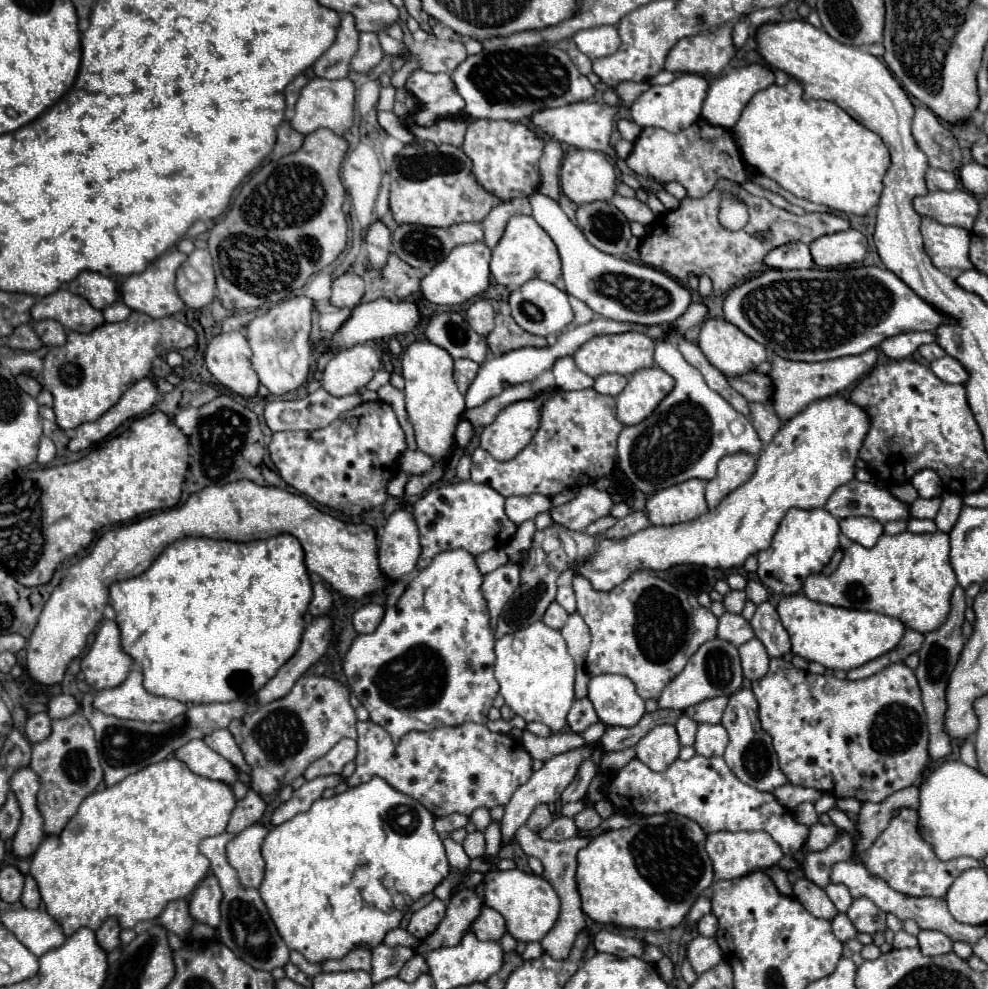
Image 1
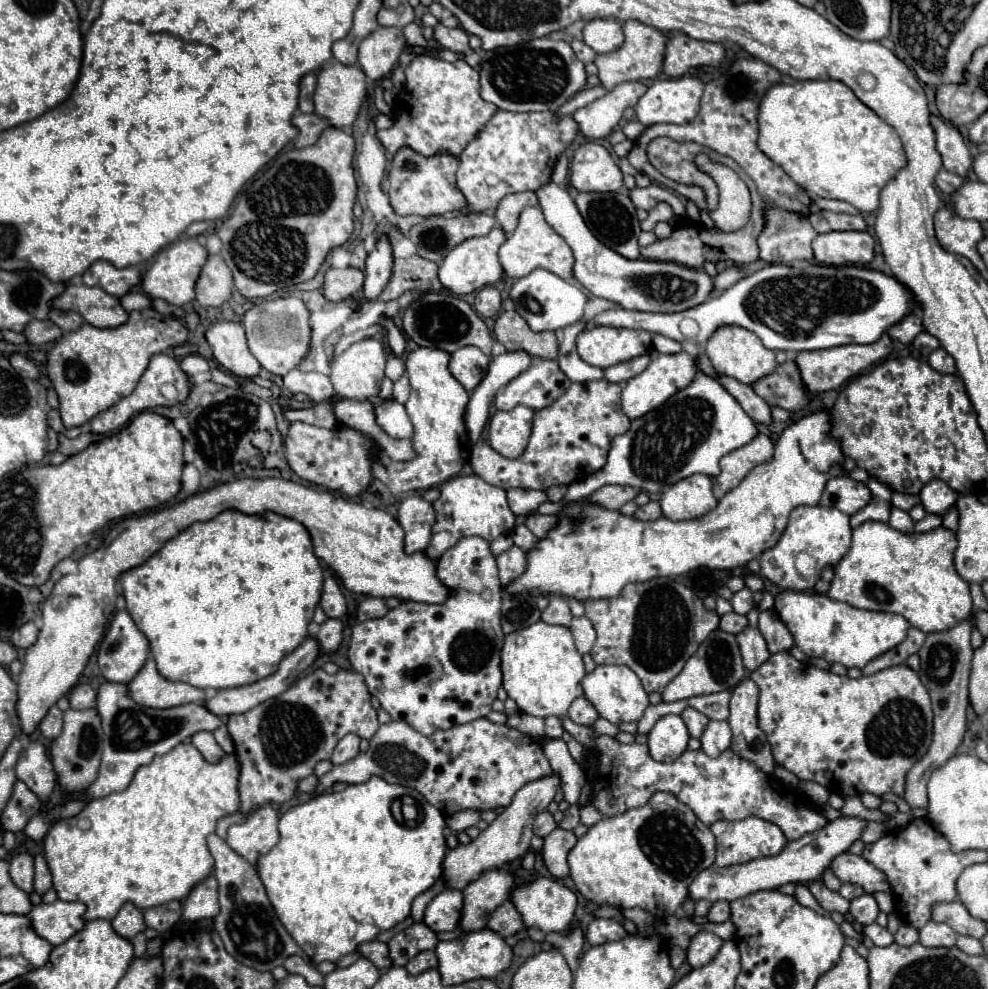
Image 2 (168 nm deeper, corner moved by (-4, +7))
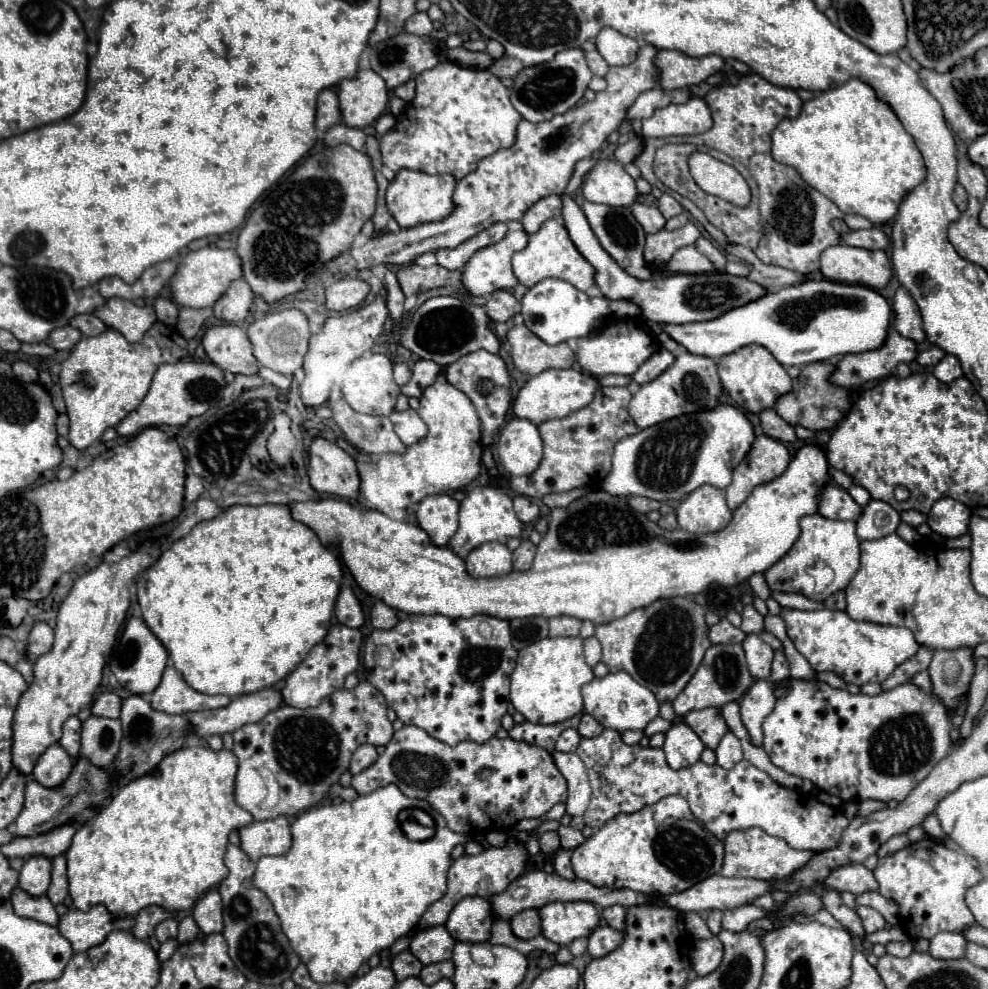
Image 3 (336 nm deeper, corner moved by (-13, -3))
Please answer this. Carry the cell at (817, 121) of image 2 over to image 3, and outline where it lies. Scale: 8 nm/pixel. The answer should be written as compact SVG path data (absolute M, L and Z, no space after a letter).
M849 79L845 85L819 93L811 101L803 103L801 115L797 119L783 119L775 127L771 139L775 161L795 167L813 189L831 199L843 213L857 213L873 225L889 223L897 215L903 197L923 183L927 175L921 151L913 137L903 129L893 109L861 79Z

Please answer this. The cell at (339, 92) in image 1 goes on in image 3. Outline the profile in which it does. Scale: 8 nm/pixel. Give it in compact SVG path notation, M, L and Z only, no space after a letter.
M371 69L359 71L355 79L341 81L337 95L343 121L357 129L371 125L383 113L389 101L389 89L385 81Z

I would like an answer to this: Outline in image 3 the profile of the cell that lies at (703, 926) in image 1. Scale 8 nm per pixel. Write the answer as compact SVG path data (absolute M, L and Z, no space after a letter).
M741 905L735 909L723 911L723 929L727 931L745 931L749 923L763 919L767 911L755 907L755 905Z

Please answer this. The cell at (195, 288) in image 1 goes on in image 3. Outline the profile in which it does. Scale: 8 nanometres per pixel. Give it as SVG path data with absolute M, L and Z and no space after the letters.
M237 279L231 283L227 293L213 305L213 313L217 319L225 323L241 323L253 305L253 291L247 281Z

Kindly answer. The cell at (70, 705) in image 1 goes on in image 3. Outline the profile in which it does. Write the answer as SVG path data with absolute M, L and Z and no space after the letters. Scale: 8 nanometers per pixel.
M105 691L105 693L101 693L95 699L91 711L93 711L93 715L99 715L99 717L113 717L113 719L117 719L119 711L121 711L121 699L115 693Z

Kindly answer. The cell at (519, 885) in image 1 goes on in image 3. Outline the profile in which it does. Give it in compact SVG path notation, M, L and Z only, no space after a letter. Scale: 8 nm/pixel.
M547 903L539 909L543 935L559 945L587 937L599 925L599 909L591 903Z

